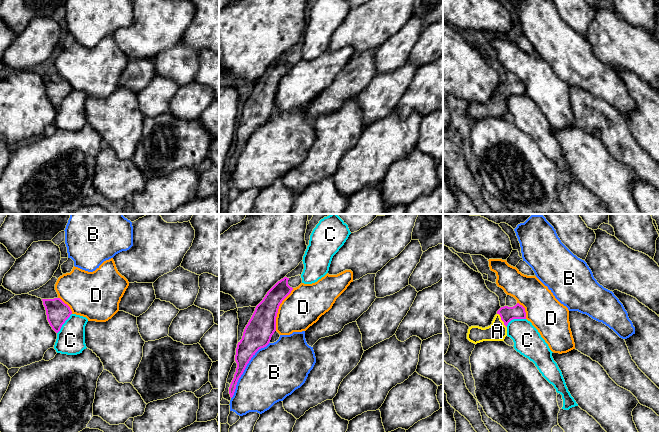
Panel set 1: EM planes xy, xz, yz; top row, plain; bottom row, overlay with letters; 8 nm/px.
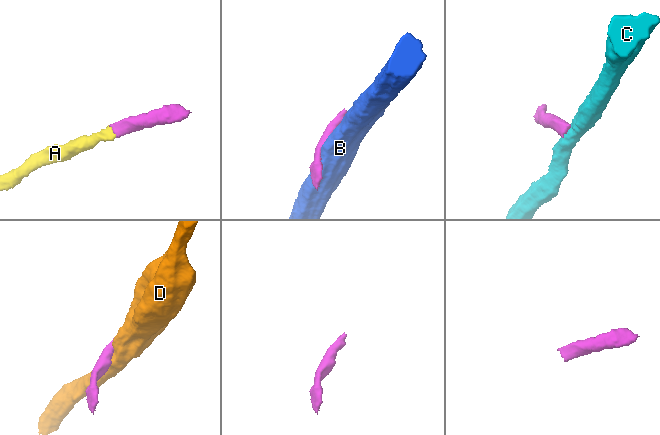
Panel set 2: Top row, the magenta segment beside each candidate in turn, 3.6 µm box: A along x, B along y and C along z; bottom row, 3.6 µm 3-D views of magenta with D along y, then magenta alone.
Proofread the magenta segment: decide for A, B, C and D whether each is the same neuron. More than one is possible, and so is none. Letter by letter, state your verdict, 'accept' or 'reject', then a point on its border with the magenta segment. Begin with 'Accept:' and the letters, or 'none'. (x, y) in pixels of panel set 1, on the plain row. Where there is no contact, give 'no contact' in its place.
Accept: A
A: accept; meets magenta in yz at (501, 95)
B: reject; meets magenta in xz at (244, 145)
C: reject; meets magenta in yz at (515, 94)
D: reject; meets magenta in xz at (278, 84)

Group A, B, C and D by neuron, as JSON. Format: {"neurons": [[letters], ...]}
{"neurons": [["A"], ["B"], ["C"], ["D"]]}

